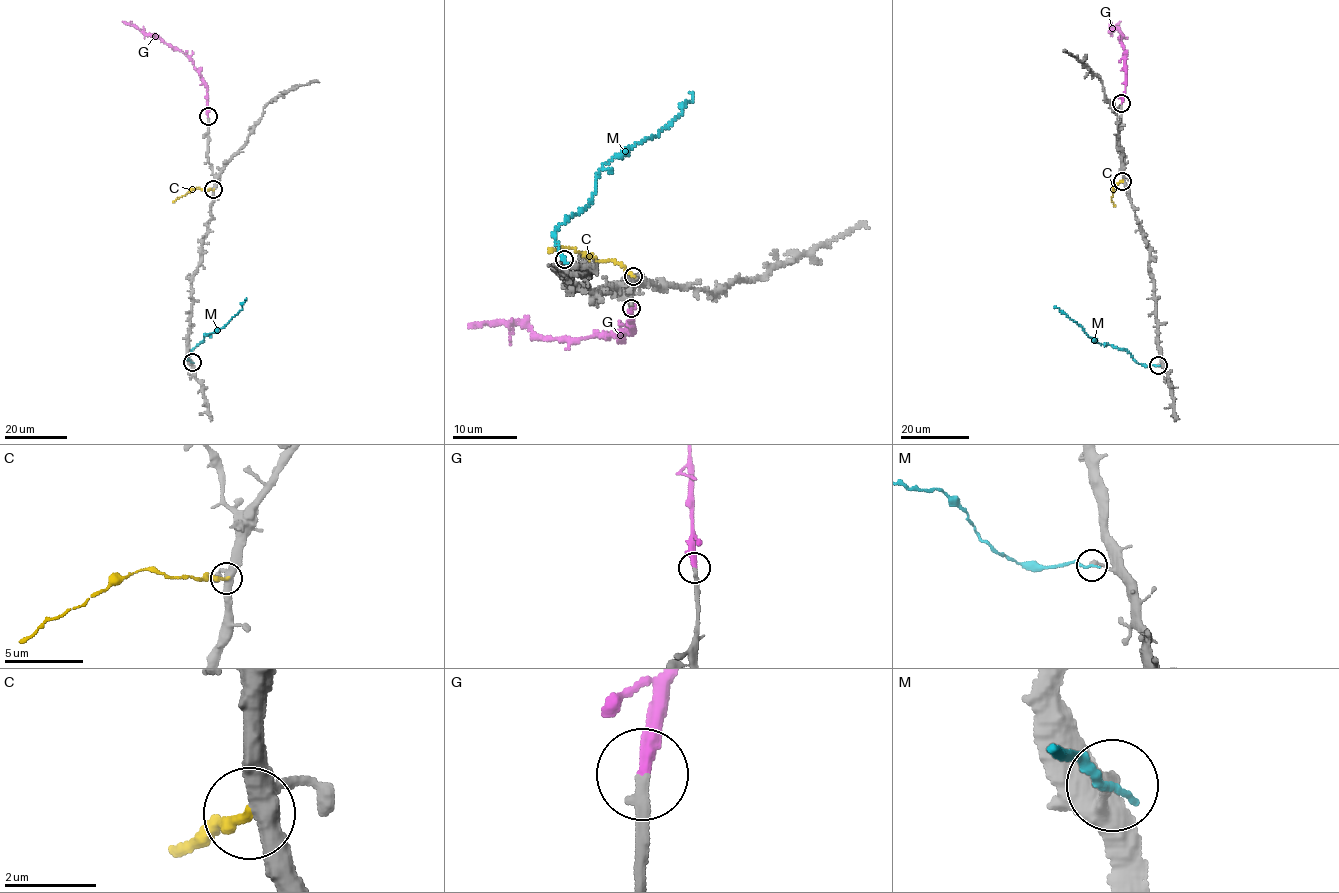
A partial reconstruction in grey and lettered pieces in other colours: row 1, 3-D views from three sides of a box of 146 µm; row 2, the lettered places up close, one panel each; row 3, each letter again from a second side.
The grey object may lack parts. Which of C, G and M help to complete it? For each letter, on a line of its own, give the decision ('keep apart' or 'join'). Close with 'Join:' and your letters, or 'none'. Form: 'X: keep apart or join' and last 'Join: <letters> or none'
C: keep apart
G: join
M: keep apart
Join: G

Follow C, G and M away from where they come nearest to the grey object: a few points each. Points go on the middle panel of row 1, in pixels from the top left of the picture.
C: (633, 275), (614, 261), (590, 258), (573, 249), (548, 250)
G: (631, 307), (632, 332), (609, 337), (540, 337), (525, 326), (506, 322), (469, 326)
M: (564, 259), (555, 230), (566, 217), (587, 207), (602, 167), (654, 136), (681, 112), (692, 93)

